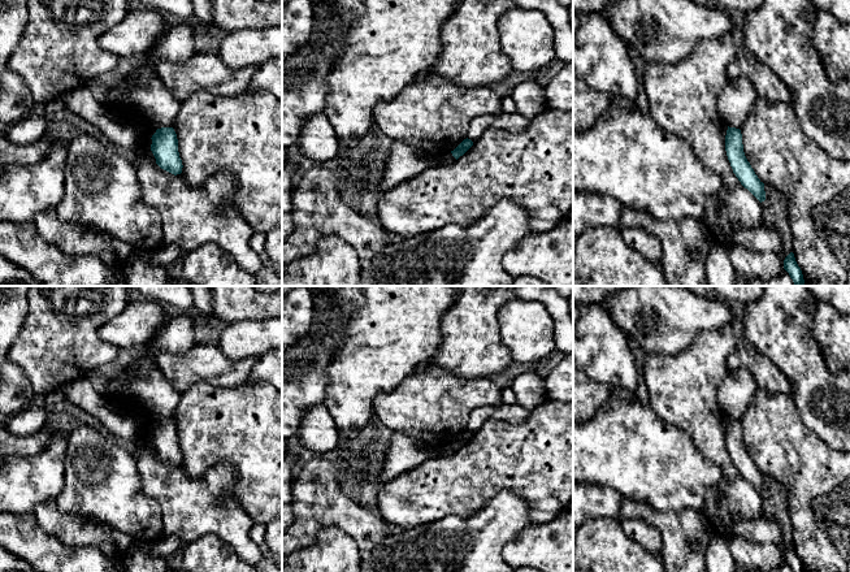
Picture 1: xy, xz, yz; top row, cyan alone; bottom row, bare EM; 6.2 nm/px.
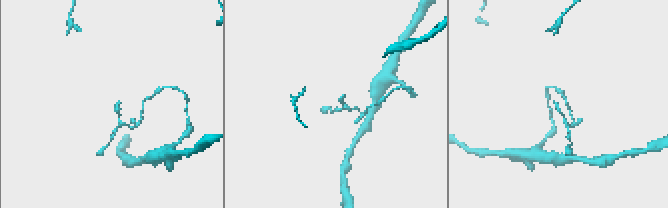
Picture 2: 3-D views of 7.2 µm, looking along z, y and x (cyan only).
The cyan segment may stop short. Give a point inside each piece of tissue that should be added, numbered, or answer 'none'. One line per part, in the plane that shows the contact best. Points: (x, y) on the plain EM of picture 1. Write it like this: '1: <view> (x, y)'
none

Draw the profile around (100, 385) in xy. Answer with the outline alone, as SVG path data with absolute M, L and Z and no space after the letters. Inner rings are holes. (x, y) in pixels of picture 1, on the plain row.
M94 370L87 374L87 378L96 393L107 398L109 396L109 381L112 378L100 377Z

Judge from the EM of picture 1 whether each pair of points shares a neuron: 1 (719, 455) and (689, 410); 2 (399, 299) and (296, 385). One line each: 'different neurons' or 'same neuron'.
1: same neuron
2: different neurons

